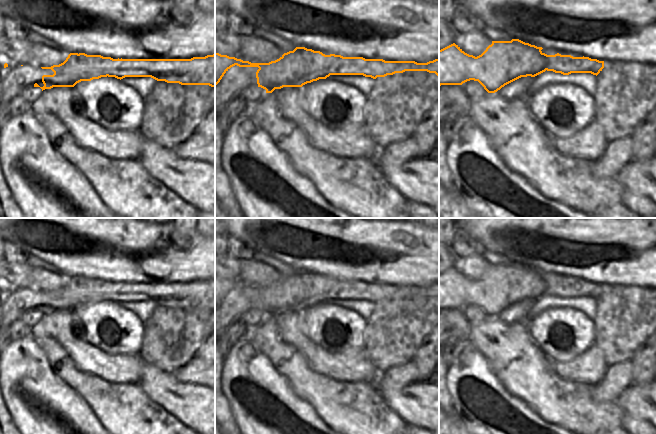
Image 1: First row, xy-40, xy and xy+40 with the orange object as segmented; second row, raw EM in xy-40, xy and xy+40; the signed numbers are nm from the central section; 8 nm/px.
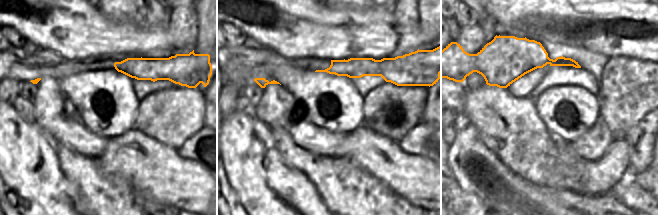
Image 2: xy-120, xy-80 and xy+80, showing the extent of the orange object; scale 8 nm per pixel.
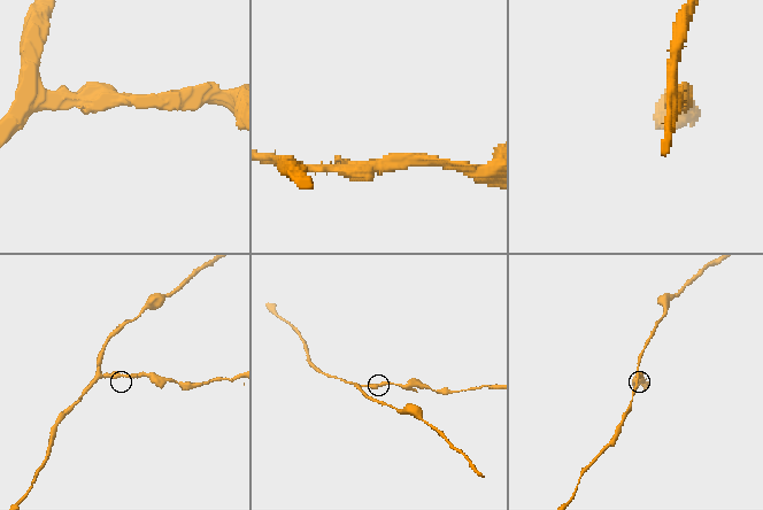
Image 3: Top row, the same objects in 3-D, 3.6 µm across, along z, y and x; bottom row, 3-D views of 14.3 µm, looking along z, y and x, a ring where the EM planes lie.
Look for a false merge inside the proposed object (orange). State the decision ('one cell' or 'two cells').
two cells

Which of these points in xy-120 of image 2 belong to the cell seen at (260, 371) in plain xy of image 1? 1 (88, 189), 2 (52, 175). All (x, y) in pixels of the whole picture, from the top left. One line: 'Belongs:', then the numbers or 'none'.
Belongs: 2

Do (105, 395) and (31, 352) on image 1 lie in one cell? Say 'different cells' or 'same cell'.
different cells

